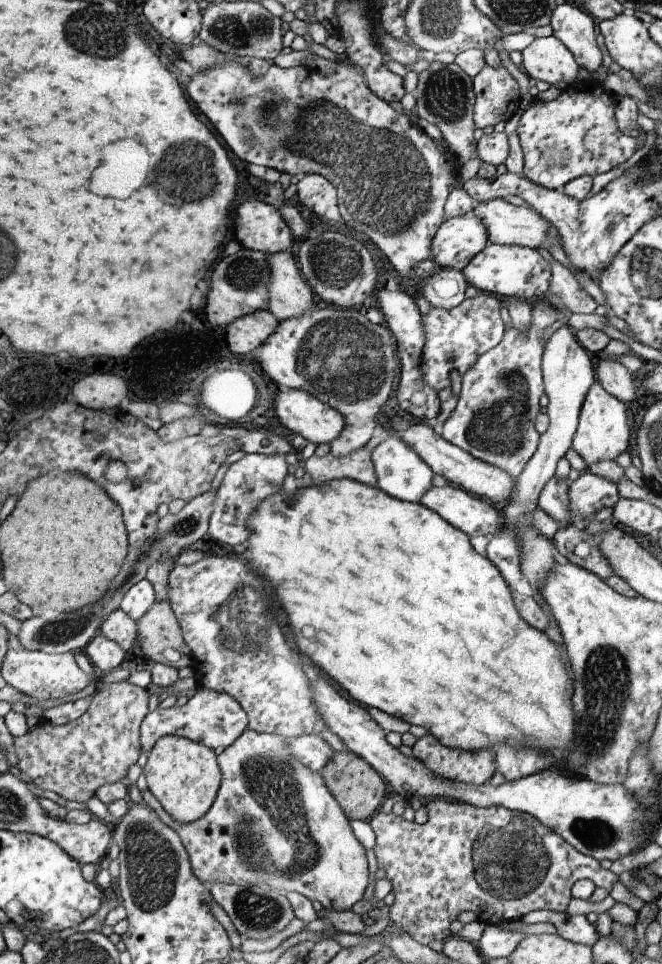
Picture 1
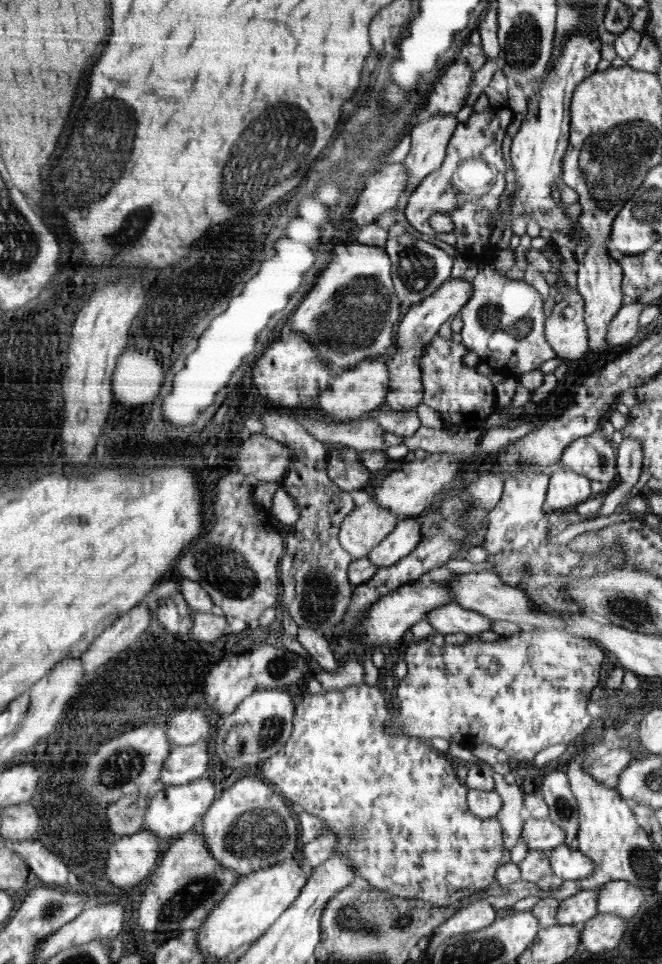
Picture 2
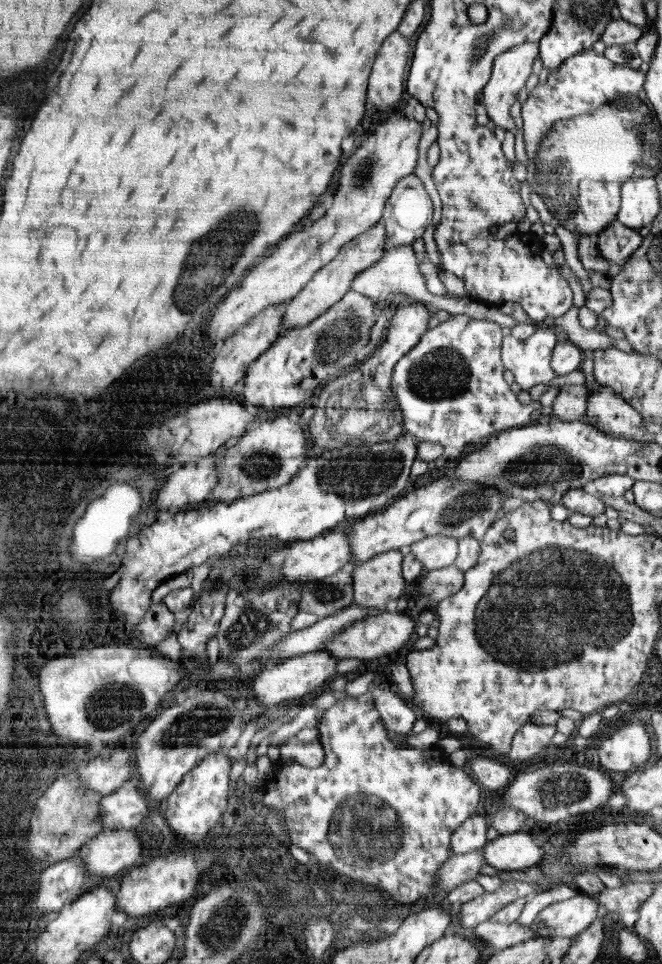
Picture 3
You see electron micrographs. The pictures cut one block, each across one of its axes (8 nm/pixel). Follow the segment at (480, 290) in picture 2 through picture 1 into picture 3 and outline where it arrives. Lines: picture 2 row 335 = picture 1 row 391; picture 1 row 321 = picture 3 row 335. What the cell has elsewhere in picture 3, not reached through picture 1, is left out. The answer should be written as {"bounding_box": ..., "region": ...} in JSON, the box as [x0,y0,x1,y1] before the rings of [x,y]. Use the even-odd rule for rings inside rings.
{"bounding_box":[502,327,558,391],"region":[[[546,327],[534,331],[526,340],[506,336],[502,359],[522,390],[528,391],[536,384],[548,384],[556,376],[551,356],[558,342],[556,334]]]}

